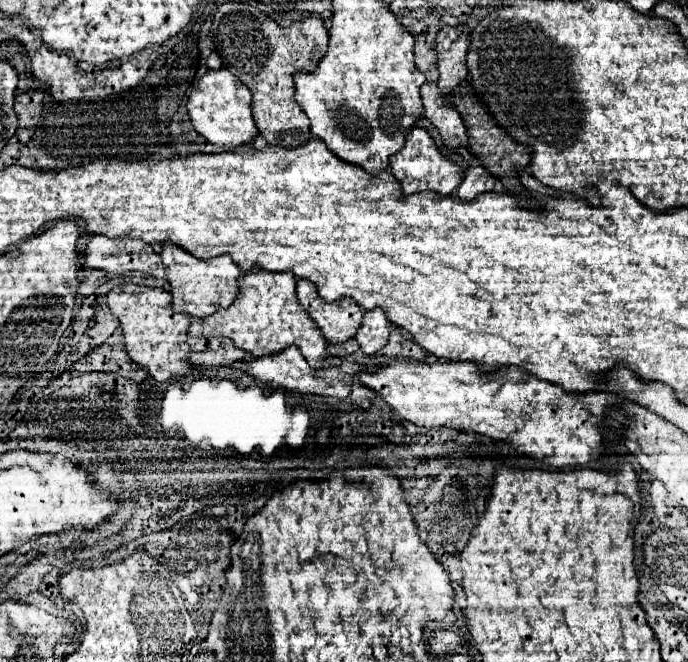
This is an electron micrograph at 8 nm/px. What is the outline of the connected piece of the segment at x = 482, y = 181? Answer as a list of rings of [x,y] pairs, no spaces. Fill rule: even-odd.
[[[473,166],[465,172],[465,178],[457,188],[457,196],[461,200],[473,200],[475,196],[491,192],[493,188],[495,188],[495,178],[483,166]]]

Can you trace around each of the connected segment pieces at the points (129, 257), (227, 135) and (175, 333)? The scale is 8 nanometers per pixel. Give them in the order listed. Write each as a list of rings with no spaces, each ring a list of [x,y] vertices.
[[[93,236],[87,242],[83,258],[87,268],[103,270],[109,274],[143,272],[153,278],[165,278],[165,268],[159,254],[155,254],[151,244],[141,240]]]
[[[225,68],[217,72],[209,70],[199,80],[199,86],[195,86],[195,90],[189,96],[187,110],[197,134],[201,134],[207,142],[221,146],[223,150],[249,144],[257,138],[257,126],[251,116],[251,92],[237,76],[233,76]]]
[[[123,284],[113,288],[107,294],[109,308],[113,316],[121,322],[121,330],[125,336],[125,346],[129,358],[143,366],[157,382],[169,382],[173,378],[189,376],[193,370],[191,366],[191,352],[203,352],[207,346],[207,338],[199,336],[193,338],[187,334],[191,324],[189,314],[173,314],[171,310],[171,294],[163,288],[147,288],[137,284]]]

